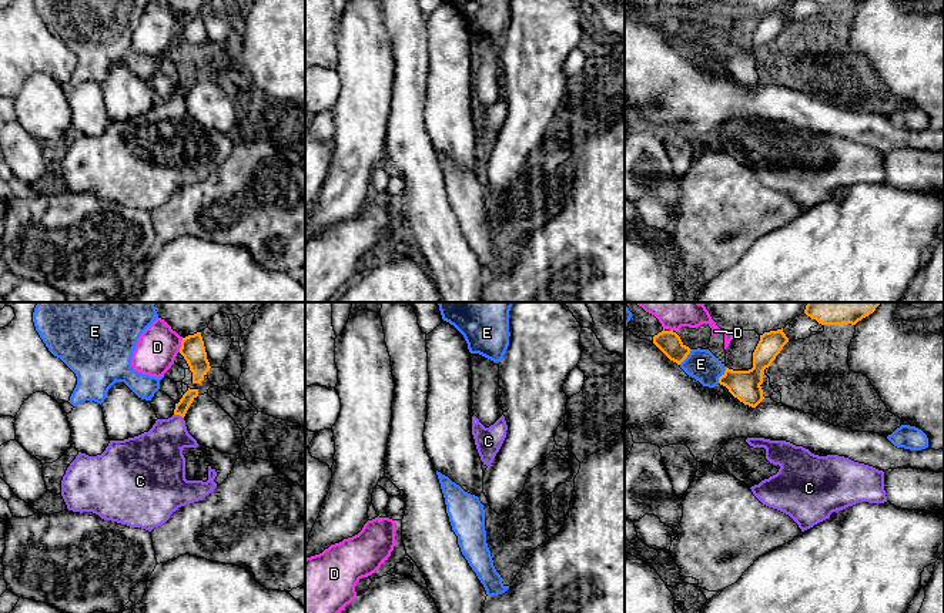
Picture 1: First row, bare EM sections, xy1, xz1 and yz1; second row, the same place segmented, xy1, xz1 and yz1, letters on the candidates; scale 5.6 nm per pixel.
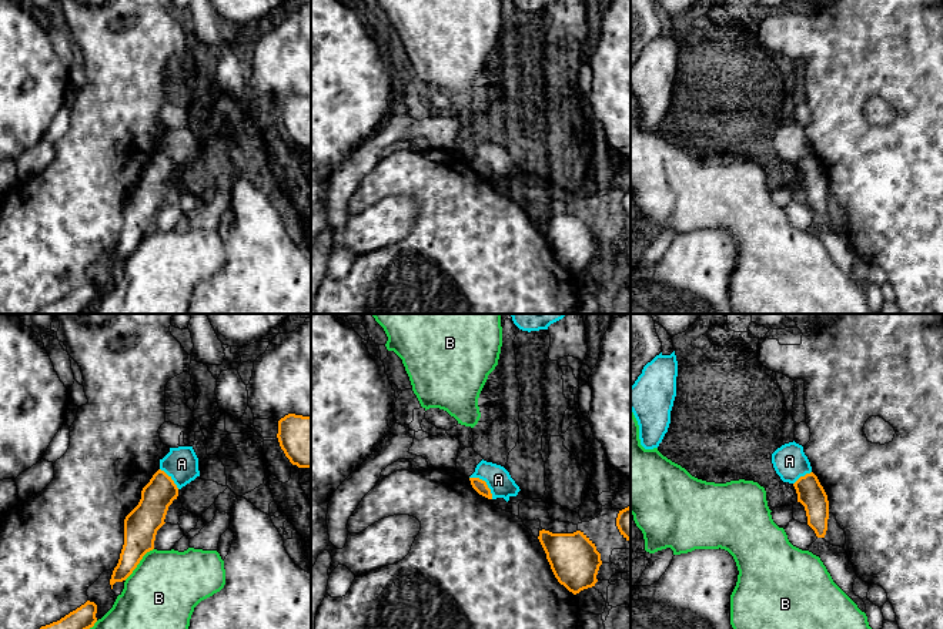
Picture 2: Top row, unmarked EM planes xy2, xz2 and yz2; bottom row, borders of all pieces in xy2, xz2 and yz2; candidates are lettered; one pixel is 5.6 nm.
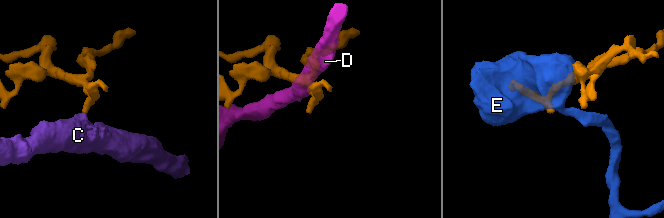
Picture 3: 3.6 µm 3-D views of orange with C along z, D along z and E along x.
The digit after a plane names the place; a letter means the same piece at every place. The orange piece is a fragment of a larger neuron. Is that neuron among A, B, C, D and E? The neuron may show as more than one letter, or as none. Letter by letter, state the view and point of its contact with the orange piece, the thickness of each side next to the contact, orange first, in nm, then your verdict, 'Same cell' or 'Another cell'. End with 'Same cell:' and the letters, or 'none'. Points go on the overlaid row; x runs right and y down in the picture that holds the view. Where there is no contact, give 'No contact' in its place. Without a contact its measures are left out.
A: Touches orange at xz2 (485, 482). Thickness 70 nm (orange) against 140 nm. Another cell
B: Touches orange at xy2 (139, 562). Thickness 190 nm (orange) against 400 nm. Another cell
C: Touches orange at xy1 (178, 414). Thickness 70 nm (orange) against 280 nm. Same cell
D: Touches orange at xy1 (181, 345). Thickness 140 nm (orange) against 240 nm. Another cell
E: Touches orange at yz1 (722, 375). Thickness 170 nm (orange) against 180 nm. Another cell
Same cell: C

